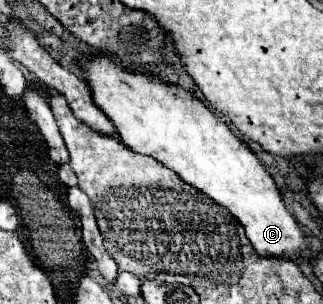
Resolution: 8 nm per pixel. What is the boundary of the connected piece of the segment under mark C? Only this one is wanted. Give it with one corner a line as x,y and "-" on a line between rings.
103,55
95,57
87,61
83,71
87,73
87,83
93,89
95,103
113,121
121,141
135,153
149,155
157,159
159,163
163,163
165,167
173,169
185,183
197,187
199,191
209,195
215,203
223,205
233,217
241,221
241,225
245,227
247,239
251,241
253,249
259,255
289,259
291,255
301,255
305,251
305,233
301,231
299,223
289,213
289,209
285,207
283,197
273,177
265,171
257,155
239,137
235,137
233,131
225,127
225,123
213,111
205,107
205,103
195,99
189,91
183,91
175,85
165,83
157,75
125,71
111,57
103,57

